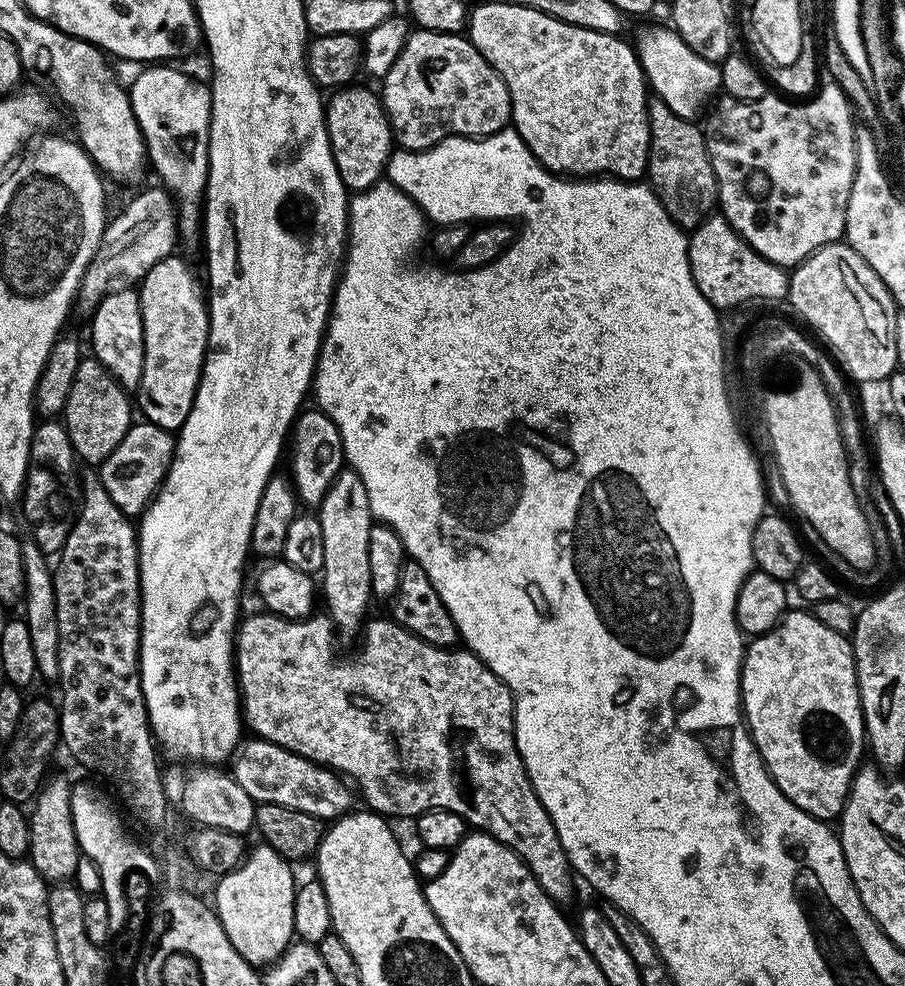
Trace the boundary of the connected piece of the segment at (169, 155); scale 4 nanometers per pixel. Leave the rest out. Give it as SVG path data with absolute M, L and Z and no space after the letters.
M152 64L142 71L128 90L131 108L134 110L140 132L144 136L147 159L160 175L159 183L167 188L176 205L176 226L181 241L192 244L202 236L202 209L204 192L208 188L209 122L212 117L211 87L186 76L168 64Z

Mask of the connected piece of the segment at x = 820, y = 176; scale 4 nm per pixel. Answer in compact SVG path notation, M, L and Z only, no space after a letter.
M831 82L825 83L825 85L825 88L820 93L817 91L815 95L805 99L803 102L793 102L791 99L785 98L780 94L769 94L758 98L754 102L742 102L741 100L735 100L733 96L724 96L713 106L712 113L708 116L708 121L703 121L702 124L704 141L712 159L716 183L718 185L719 211L722 213L724 219L727 220L730 227L755 252L762 254L762 258L774 262L779 268L785 270L795 269L796 265L801 264L807 256L812 255L813 252L818 251L820 248L825 248L828 244L837 243L844 234L846 202L850 198L850 186L854 182L854 170L856 169L857 125L855 123L852 124L852 120L854 121L854 109L849 104L847 98L844 97L844 91L837 84Z

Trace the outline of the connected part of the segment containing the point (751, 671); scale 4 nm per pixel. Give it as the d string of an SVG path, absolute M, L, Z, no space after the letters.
M789 611L780 622L774 625L769 632L761 636L751 637L744 650L744 663L740 666L740 691L742 693L742 715L756 744L756 751L768 767L772 781L786 794L794 806L803 812L825 822L832 822L844 811L844 801L848 798L848 791L852 789L852 779L856 776L856 769L861 767L863 756L866 756L866 733L864 731L864 715L860 705L860 687L856 681L856 656L852 652L852 642L847 635L836 633L829 626L824 626L811 611Z

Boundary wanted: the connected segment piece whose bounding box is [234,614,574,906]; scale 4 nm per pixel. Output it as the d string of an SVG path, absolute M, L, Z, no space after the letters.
M313 614L307 616L305 620L287 620L281 616L263 615L245 615L239 621L234 649L236 683L240 685L242 720L247 727L249 724L256 731L253 733L259 739L269 740L286 750L297 752L302 758L315 764L321 764L322 767L330 768L333 772L347 778L355 785L358 792L358 787L360 787L360 792L364 795L365 802L368 803L365 805L371 811L385 818L393 818L392 816L415 818L430 808L441 808L458 814L468 821L473 829L481 828L484 834L487 834L491 839L502 842L507 848L516 851L520 859L528 865L530 874L534 874L538 886L542 886L544 893L551 900L556 901L557 905L564 906L564 903L572 896L574 869L571 862L568 861L568 855L562 842L558 838L558 830L554 830L554 822L548 811L542 806L520 757L520 751L516 745L516 722L512 692L474 653L460 646L436 648L432 644L427 644L422 638L415 636L413 632L408 632L395 620L385 618L385 620L369 619L362 629L362 639L359 641L359 643L361 642L360 649L349 660L339 660L336 657L336 648L332 645L335 640L338 640L338 636L327 615Z

